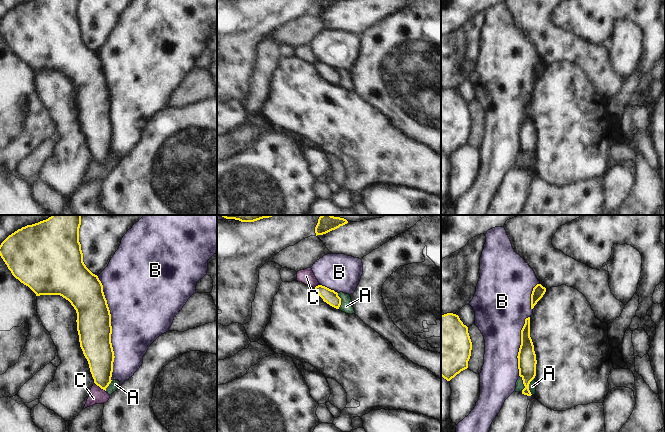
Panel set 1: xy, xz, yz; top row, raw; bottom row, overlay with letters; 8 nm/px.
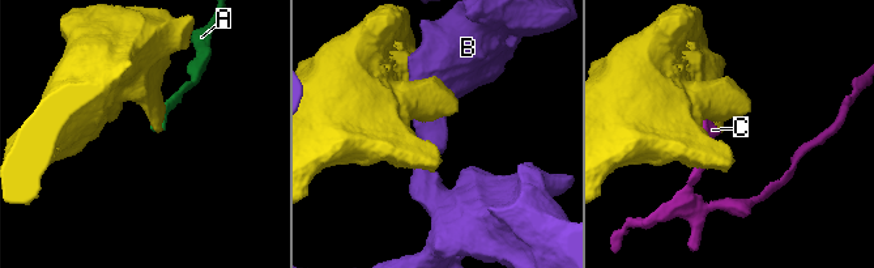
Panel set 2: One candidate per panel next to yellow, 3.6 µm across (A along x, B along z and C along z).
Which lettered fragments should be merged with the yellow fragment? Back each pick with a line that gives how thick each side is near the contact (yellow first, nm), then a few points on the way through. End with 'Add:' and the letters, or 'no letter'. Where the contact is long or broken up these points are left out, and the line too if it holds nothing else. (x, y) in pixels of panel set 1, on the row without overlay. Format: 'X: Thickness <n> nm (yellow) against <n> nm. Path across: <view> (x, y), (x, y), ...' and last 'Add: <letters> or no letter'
Add: no letter

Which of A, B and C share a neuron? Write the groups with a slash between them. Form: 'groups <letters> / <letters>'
groups A C / B

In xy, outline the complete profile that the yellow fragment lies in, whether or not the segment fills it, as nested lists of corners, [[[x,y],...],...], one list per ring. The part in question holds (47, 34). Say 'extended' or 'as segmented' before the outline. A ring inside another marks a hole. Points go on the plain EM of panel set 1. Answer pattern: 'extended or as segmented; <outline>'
as segmented; [[[32,0],[18,5],[9,11],[0,21],[0,32],[21,59],[28,62],[36,72],[60,71],[68,76],[77,89],[77,107],[80,123],[88,137],[94,159],[101,165],[111,159],[114,127],[111,119],[111,90],[98,52],[93,50],[83,38],[83,29],[79,18],[81,0]]]

